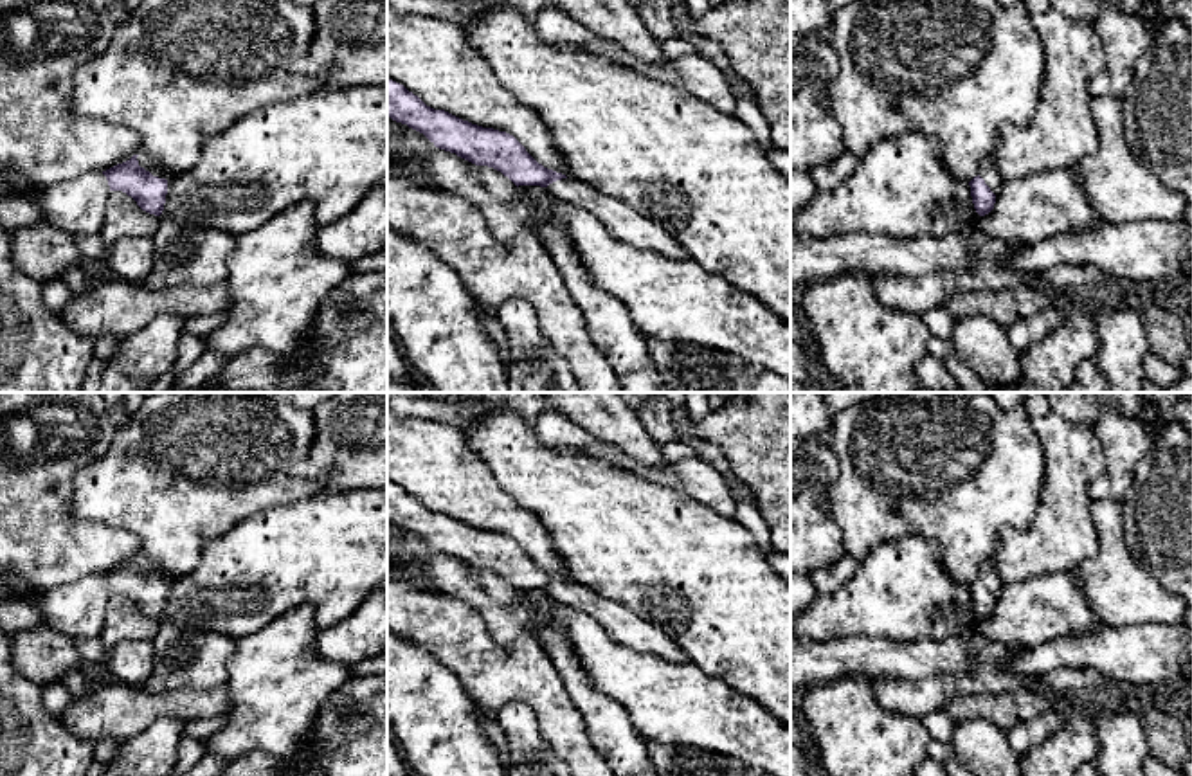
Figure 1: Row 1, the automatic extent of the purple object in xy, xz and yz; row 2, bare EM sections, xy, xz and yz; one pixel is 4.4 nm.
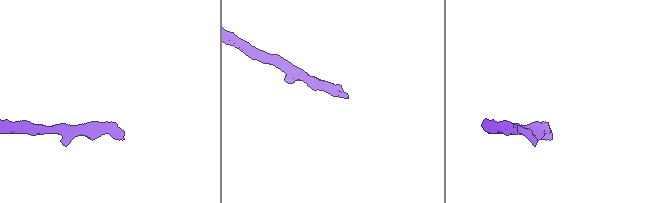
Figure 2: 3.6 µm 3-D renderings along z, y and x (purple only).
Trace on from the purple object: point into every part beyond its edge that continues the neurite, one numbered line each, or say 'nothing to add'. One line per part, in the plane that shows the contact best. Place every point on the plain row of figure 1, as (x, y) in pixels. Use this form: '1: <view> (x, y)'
1: xy (144, 564)

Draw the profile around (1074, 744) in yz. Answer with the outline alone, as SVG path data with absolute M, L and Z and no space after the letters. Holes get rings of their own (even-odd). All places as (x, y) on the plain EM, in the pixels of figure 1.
M1075 704L1066 722L1021 758L1021 776L1075 776L1097 747L1097 711Z

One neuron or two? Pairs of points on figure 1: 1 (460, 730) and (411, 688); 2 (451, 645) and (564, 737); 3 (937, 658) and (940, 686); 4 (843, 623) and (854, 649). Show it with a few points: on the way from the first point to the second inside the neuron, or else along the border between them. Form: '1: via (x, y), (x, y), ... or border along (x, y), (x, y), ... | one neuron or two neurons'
1: via (447, 724), (424, 701) | one neuron
2: via (481, 665), (490, 674), (514, 674), (546, 706) | one neuron
3: border along (967, 643), (969, 665), (964, 670), (897, 679) | two neurons
4: border along (892, 640), (834, 638), (809, 641) | two neurons

